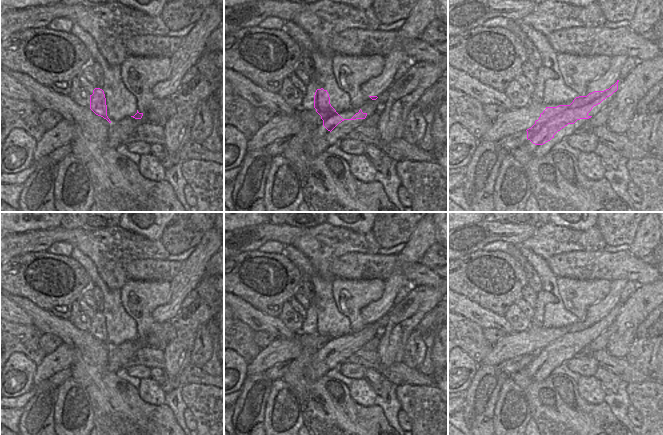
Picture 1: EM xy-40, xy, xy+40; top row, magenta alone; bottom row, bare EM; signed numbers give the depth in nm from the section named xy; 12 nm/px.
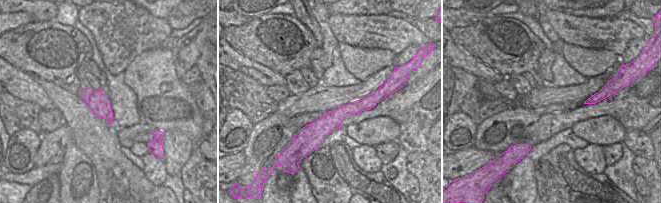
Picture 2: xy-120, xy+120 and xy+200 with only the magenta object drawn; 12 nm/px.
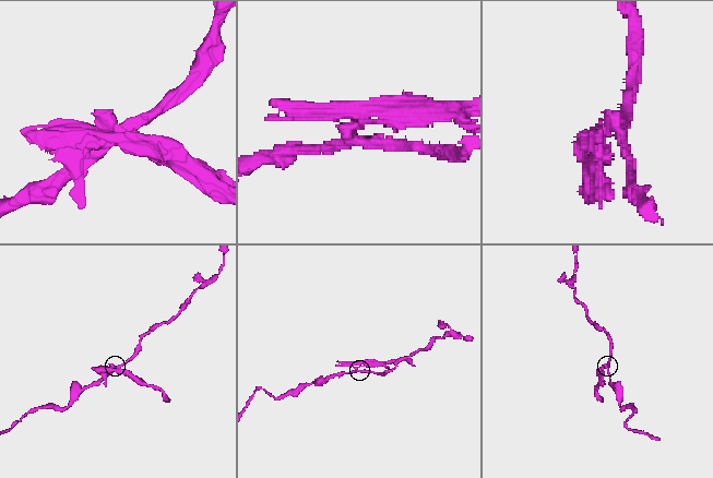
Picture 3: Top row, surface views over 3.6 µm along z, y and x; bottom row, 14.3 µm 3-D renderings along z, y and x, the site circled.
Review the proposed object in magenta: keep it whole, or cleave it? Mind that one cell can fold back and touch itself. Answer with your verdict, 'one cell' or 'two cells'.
two cells

